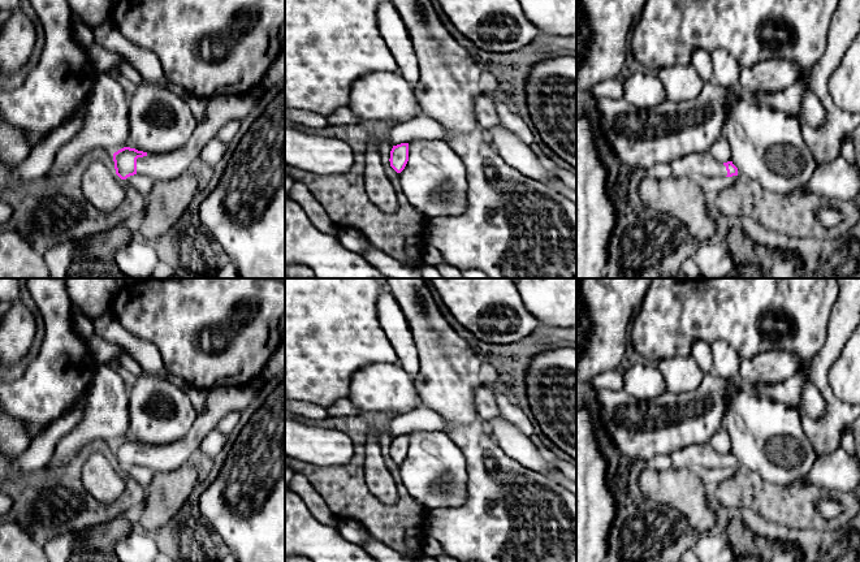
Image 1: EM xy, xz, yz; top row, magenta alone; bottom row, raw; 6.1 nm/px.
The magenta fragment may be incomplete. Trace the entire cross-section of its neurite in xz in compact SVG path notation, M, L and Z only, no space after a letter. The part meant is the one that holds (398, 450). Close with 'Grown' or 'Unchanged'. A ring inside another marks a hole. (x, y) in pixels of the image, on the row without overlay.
M401 435L401 436L393 437L390 442L389 453L390 453L390 458L397 464L401 464L409 453L409 435Z. Unchanged

